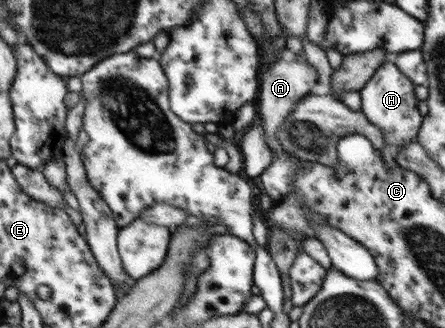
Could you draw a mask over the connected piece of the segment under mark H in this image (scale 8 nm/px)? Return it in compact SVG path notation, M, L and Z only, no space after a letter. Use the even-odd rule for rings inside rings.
M389 57L359 90L359 93L361 111L364 116L382 131L384 137L384 146L381 148L382 159L384 165L392 169L398 164L396 156L401 151L401 146L415 140L423 123L423 116L418 111L415 84L400 72L392 58Z

